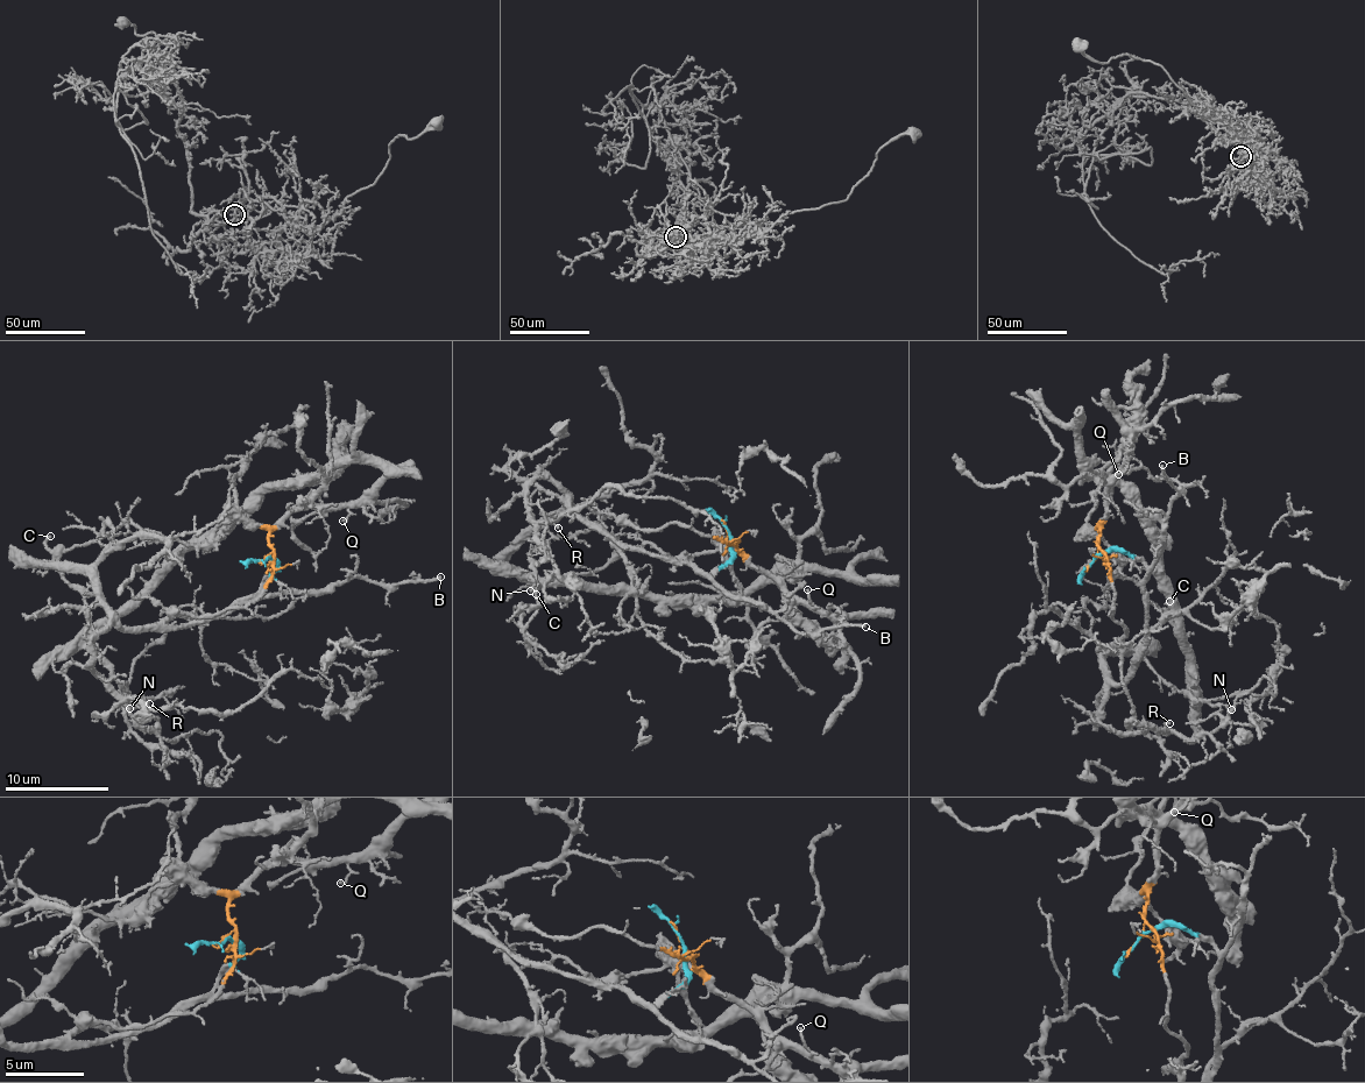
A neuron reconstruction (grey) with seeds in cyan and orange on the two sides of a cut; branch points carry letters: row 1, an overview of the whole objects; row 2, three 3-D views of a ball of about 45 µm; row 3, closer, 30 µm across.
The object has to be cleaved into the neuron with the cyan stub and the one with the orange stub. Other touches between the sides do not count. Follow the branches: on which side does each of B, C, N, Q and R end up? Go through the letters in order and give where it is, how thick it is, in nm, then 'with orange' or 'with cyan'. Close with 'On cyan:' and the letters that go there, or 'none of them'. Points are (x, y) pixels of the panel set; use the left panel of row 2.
B: at (440, 577); 200 nm thick; with cyan
C: at (50, 536); 180 nm thick; with orange
N: at (129, 708); 130 nm thick; with cyan
Q: at (342, 521); 150 nm thick; with orange
R: at (149, 703); 110 nm thick; with cyan
On cyan: B, N, R

